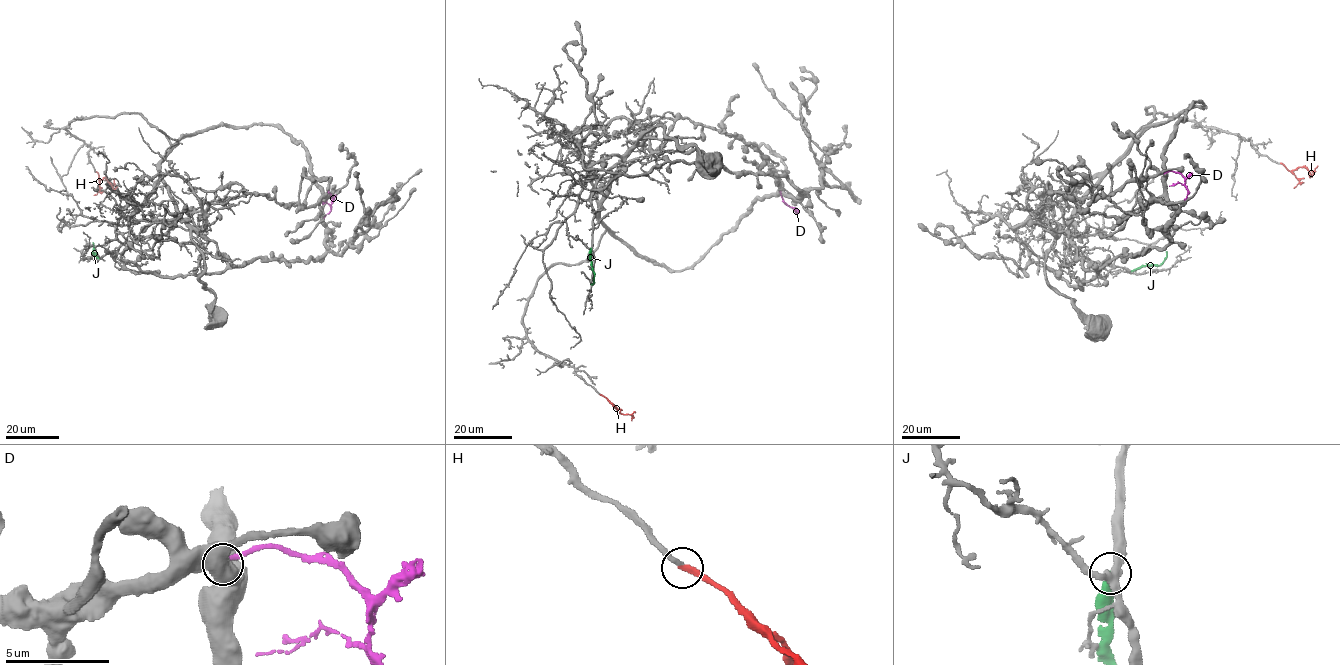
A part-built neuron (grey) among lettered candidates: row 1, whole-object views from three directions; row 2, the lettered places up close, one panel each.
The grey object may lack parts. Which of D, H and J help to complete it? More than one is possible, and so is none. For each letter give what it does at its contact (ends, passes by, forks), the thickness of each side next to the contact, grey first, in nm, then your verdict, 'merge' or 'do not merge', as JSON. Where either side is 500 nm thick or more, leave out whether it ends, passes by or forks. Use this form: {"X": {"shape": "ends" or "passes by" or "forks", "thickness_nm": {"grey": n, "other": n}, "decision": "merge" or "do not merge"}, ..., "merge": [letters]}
{"D": {"thickness_nm": {"grey": 600, "other": 240}, "decision": "do not merge"}, "H": {"shape": "ends", "thickness_nm": {"grey": 260, "other": 280}, "decision": "merge"}, "J": {"shape": "ends", "thickness_nm": {"grey": 320, "other": 320}, "decision": "do not merge"}, "merge": ["H"]}

